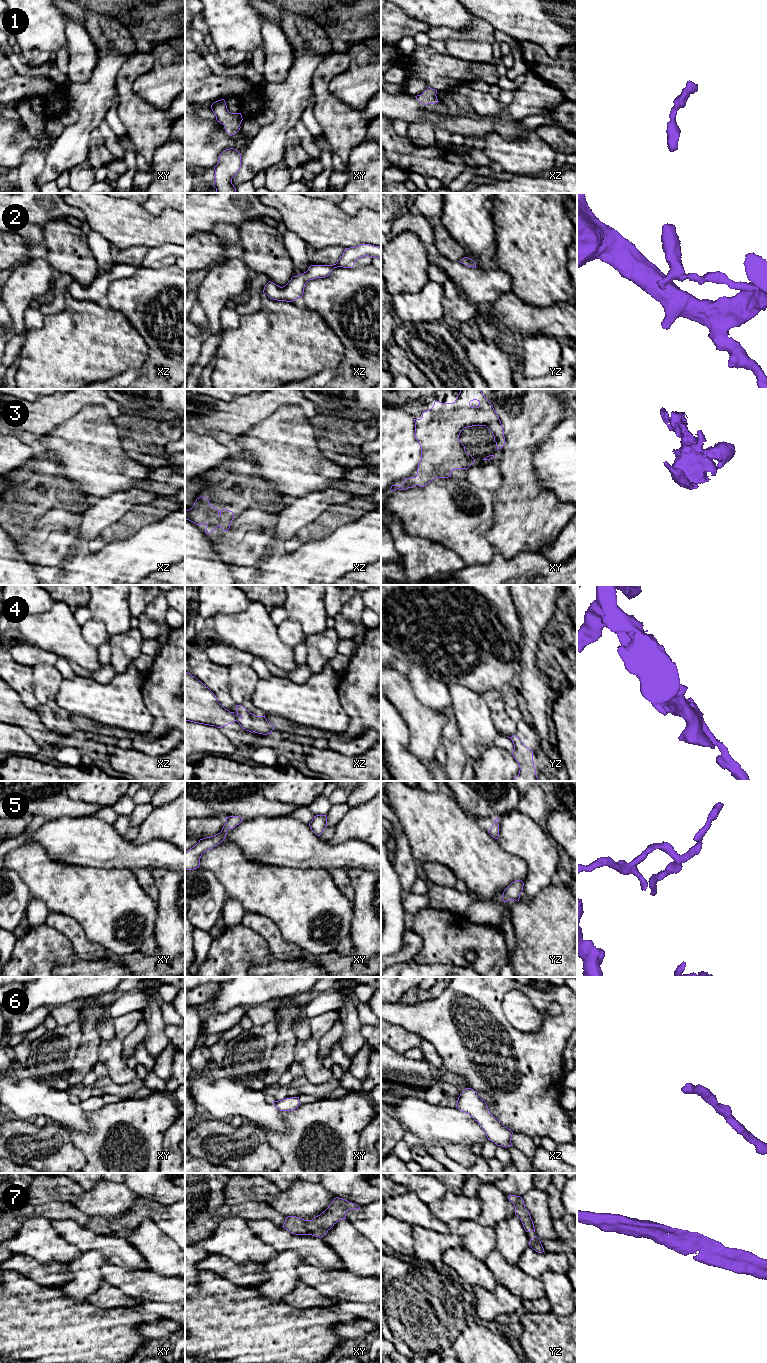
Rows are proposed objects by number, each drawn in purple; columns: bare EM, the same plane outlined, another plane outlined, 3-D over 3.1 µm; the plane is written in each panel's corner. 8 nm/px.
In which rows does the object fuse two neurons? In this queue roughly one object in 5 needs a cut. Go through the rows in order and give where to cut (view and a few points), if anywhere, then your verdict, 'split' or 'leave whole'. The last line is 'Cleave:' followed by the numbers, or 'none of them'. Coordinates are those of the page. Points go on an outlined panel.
1: no cut; leave whole
2: no cut; leave whole
3: no cut; leave whole
4: cut in xz along (234, 716), (237, 720); split
5: no cut; leave whole
6: no cut; leave whole
7: no cut; leave whole
Cleave: 4

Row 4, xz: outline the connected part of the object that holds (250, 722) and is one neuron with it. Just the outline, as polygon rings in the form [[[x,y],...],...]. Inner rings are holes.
[[[236,705],[237,715],[235,716],[237,722],[240,726],[249,732],[255,732],[258,734],[271,734],[272,730],[275,728],[273,724],[267,721],[264,716],[256,716],[250,713],[242,705]]]

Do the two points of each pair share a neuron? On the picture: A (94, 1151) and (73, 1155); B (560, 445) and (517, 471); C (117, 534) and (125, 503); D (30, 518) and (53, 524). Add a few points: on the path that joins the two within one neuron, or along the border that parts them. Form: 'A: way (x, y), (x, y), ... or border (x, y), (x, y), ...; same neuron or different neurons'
A: border (69, 1134), (72, 1143), (84, 1155), (86, 1162); different neurons
B: border (543, 439), (534, 453), (534, 474), (537, 484); different neurons
C: border (141, 504), (135, 504), (121, 517), (101, 530); different neurons
D: border (53, 504), (39, 509), (34, 527), (25, 529); different neurons

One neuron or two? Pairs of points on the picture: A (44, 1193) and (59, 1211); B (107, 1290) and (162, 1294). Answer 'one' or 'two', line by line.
A: two
B: two

